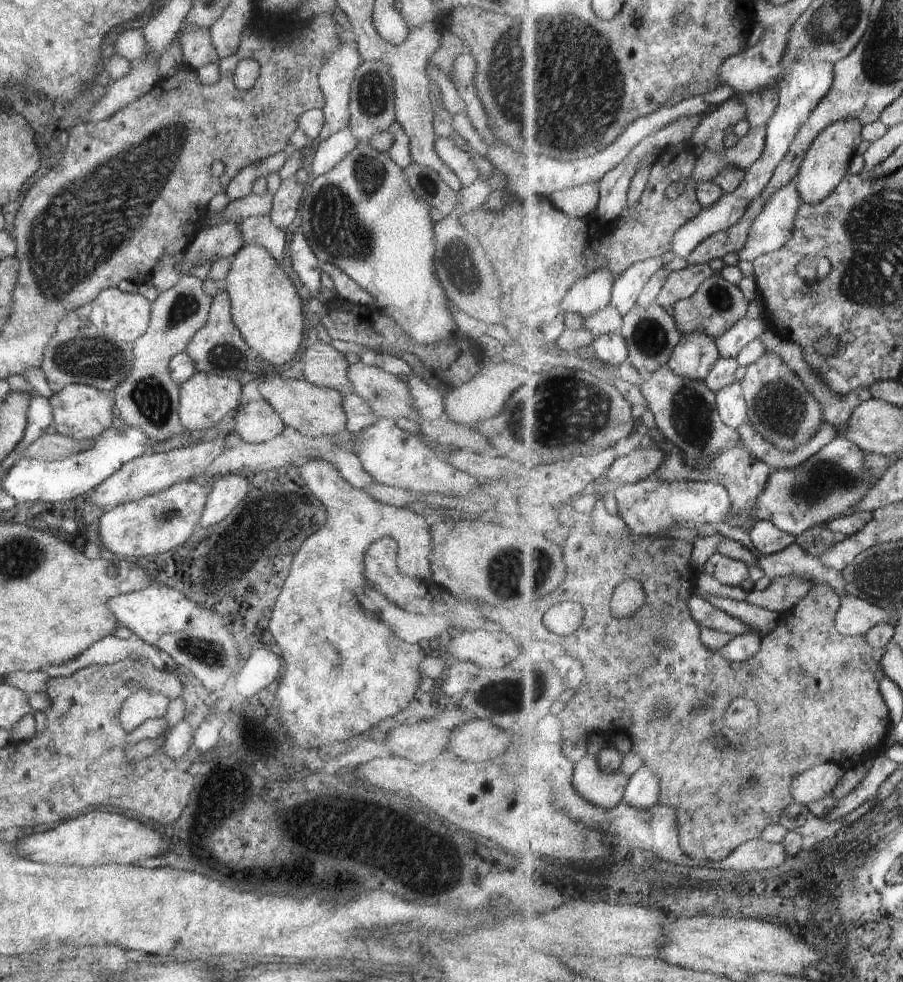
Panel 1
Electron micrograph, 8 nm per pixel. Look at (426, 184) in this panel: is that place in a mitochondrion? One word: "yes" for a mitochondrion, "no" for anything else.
yes

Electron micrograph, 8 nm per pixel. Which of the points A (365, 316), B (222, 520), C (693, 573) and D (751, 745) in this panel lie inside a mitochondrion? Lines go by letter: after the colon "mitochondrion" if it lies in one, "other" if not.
A: other
B: other
C: other
D: mitochondrion

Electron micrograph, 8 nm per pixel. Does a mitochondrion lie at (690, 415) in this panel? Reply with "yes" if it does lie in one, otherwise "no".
yes

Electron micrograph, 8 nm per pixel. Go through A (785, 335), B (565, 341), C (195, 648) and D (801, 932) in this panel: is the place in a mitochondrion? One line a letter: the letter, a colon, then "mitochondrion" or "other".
A: other
B: other
C: mitochondrion
D: other

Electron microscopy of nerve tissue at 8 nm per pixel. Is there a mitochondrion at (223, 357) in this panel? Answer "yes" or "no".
yes

